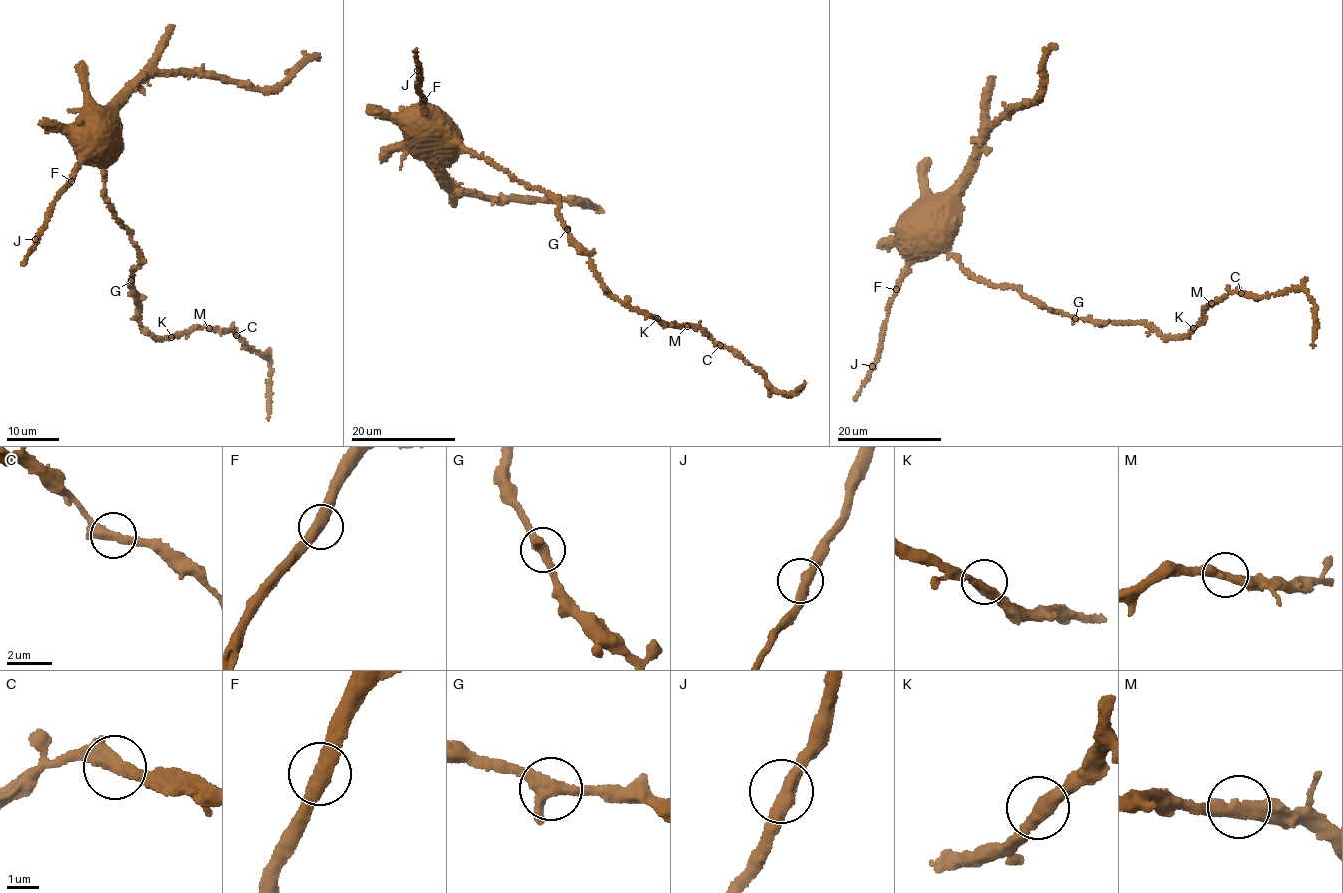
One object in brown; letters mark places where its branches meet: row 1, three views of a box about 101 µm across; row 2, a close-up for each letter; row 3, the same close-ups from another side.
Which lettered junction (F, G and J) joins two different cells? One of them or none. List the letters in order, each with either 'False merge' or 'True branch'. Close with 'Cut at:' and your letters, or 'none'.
F: True branch
G: True branch
J: True branch
Cut at: none

